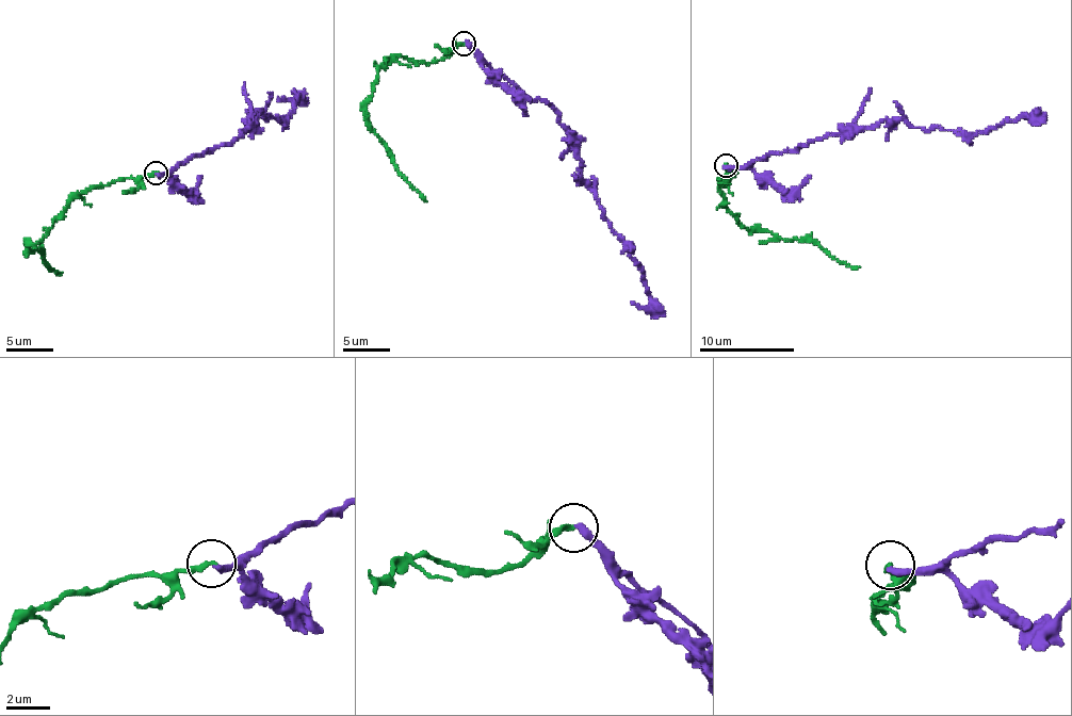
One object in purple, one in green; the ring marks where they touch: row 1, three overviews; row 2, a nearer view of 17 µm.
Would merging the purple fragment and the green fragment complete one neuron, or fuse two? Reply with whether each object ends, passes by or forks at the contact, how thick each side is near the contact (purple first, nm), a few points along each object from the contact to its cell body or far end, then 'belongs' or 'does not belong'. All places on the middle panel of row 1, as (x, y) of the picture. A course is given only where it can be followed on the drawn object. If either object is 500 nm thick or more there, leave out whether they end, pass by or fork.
purple ends | green ends | 320/240 nm | purple via (464, 43), (558, 115), (580, 161), (580, 180), (643, 272), (650, 304), (631, 302) | green via (464, 43), (431, 63), (388, 58), (377, 72), (366, 106), (366, 121), (391, 162), (426, 201) | does not belong

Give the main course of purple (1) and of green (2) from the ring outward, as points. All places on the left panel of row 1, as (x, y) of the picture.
1: (156, 174), (230, 145), (256, 117), (252, 112), (287, 118), (296, 98), (278, 97)
2: (156, 174), (81, 191), (42, 239), (26, 244), (31, 250), (41, 251), (49, 269), (62, 272)

